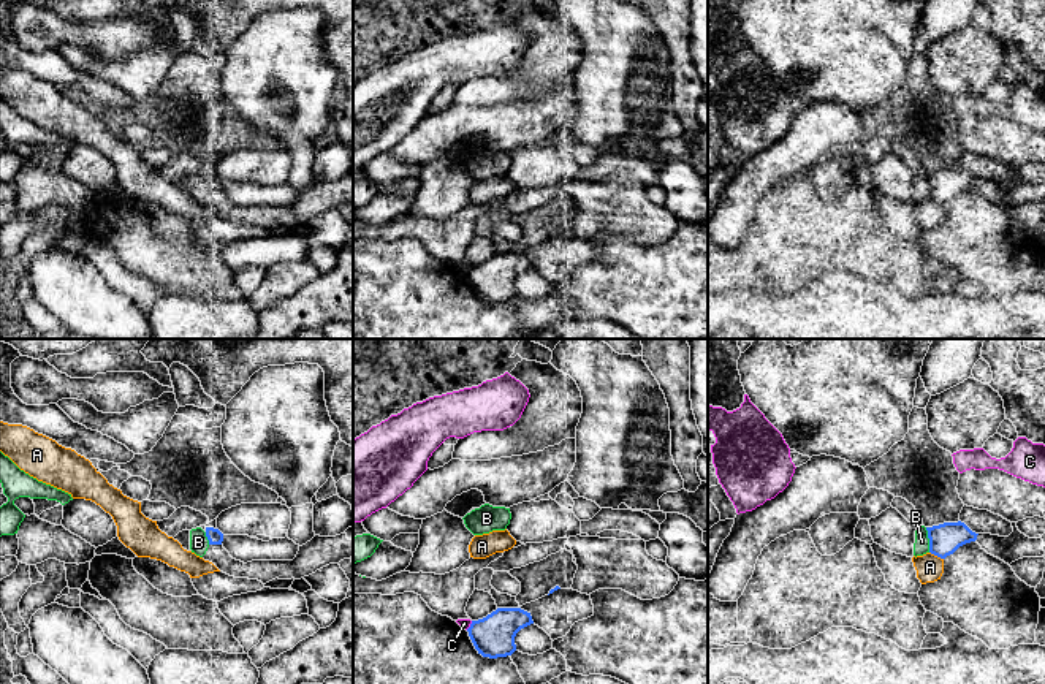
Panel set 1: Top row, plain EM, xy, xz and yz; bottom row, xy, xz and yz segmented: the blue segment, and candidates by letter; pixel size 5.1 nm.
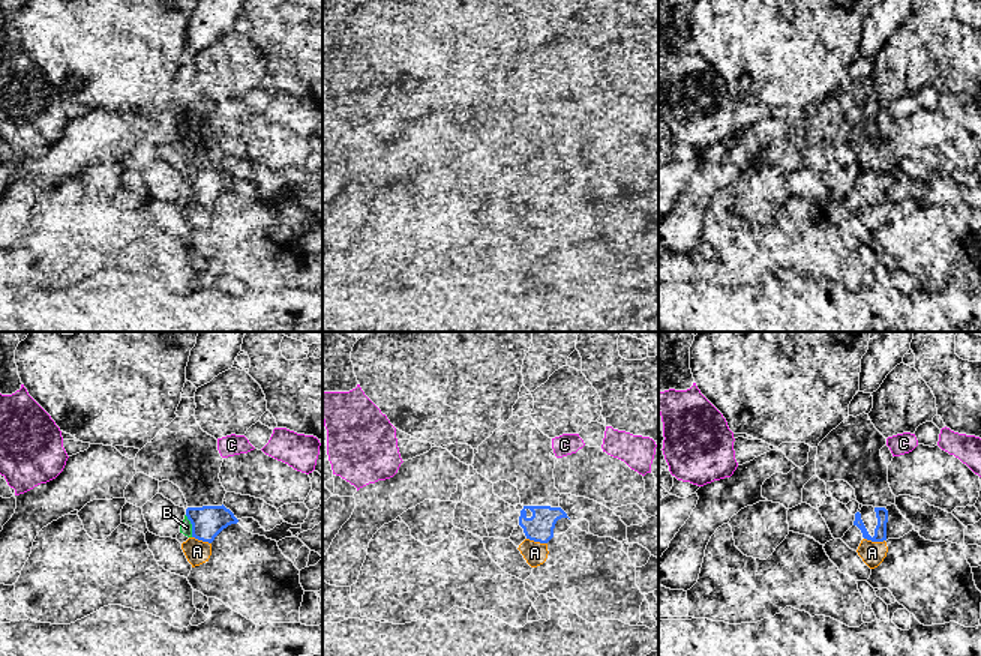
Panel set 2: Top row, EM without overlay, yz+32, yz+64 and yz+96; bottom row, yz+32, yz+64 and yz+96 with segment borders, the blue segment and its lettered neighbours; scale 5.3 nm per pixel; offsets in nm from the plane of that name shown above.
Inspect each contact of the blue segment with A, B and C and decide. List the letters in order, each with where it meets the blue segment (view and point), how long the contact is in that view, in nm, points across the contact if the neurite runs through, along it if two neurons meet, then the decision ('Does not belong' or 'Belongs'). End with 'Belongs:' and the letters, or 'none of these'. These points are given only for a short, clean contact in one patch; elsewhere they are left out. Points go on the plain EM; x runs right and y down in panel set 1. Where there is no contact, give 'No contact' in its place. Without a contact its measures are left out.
A: Touches blue at yz (936, 200). Shared border 80 nm. Does not belong
B: Touches blue at yz (930, 186). Shared border 130 nm. Does not belong
C: Touches blue at xz (471, 271). Shared border 60 nm. Boundary: xz (472, 266), (466, 274). Does not belong
Belongs: none of these

